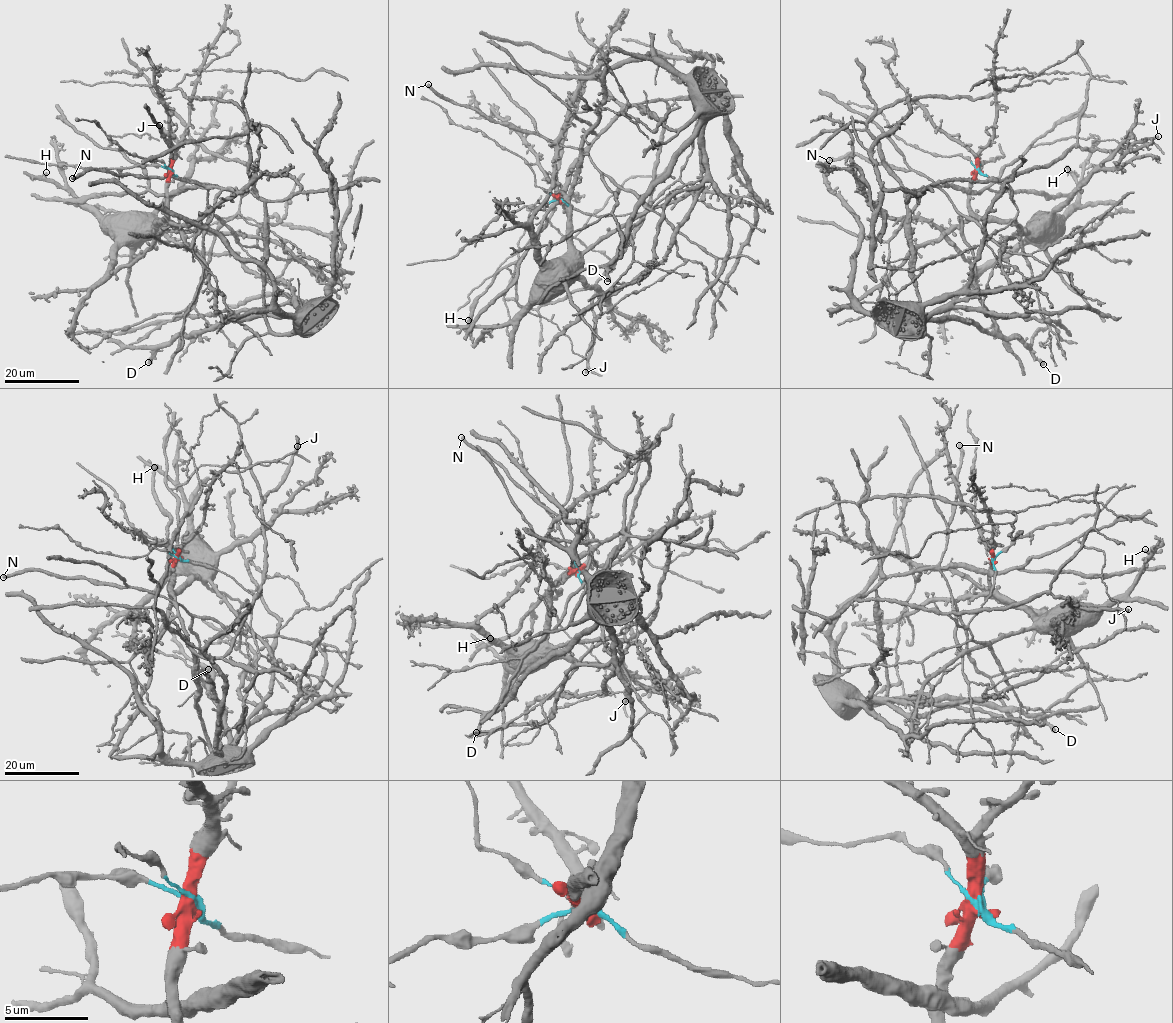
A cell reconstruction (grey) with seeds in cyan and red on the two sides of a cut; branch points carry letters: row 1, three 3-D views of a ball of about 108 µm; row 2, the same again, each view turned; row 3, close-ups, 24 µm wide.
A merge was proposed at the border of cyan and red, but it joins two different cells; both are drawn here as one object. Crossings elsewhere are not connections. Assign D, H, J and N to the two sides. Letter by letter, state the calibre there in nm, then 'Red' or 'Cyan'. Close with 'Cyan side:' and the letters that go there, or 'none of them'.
D: Thickness 500 nm. Cyan
H: Thickness 420 nm. Red
J: Thickness 440 nm. Cyan
N: Thickness 500 nm. Cyan
Cyan side: D, J, N

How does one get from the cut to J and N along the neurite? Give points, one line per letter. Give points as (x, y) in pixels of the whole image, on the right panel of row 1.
J: (977, 170), (1008, 188), (1013, 200), (1006, 180), (1033, 168), (1049, 167), (1073, 146), (1124, 149), (1158, 135)
N: (977, 170), (1013, 200), (1005, 181), (968, 180), (937, 182), (904, 200), (935, 183), (856, 154), (829, 160)

